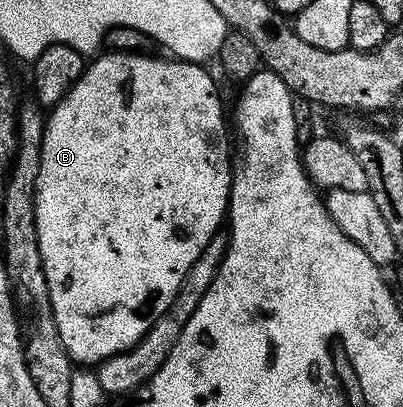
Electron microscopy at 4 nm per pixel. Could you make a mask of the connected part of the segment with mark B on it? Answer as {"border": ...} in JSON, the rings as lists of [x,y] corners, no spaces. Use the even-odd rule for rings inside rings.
{"border":[[[100,52],[94,58],[95,61],[84,68],[83,74],[77,79],[77,83],[73,83],[73,87],[68,93],[61,98],[55,106],[46,114],[45,128],[43,130],[43,142],[41,143],[41,167],[37,171],[37,187],[35,188],[35,218],[37,219],[37,235],[39,236],[39,246],[41,247],[41,263],[45,271],[45,279],[49,283],[49,299],[51,300],[51,314],[57,323],[57,331],[61,335],[61,343],[65,343],[65,351],[71,356],[72,362],[78,363],[80,366],[91,365],[98,366],[100,361],[107,357],[111,357],[115,353],[126,353],[139,340],[151,330],[151,324],[155,322],[161,315],[165,315],[165,311],[173,303],[173,299],[177,295],[177,291],[183,288],[183,280],[189,271],[189,267],[193,267],[193,263],[197,263],[197,259],[201,255],[201,251],[205,251],[207,244],[213,239],[215,233],[220,232],[221,226],[224,224],[225,218],[229,213],[229,202],[231,200],[231,178],[233,176],[233,157],[231,161],[231,149],[227,146],[227,125],[223,122],[223,105],[219,102],[219,93],[215,90],[215,81],[206,73],[204,66],[199,63],[189,61],[181,61],[178,59],[168,59],[163,57],[146,57],[143,53],[106,53]]]}

